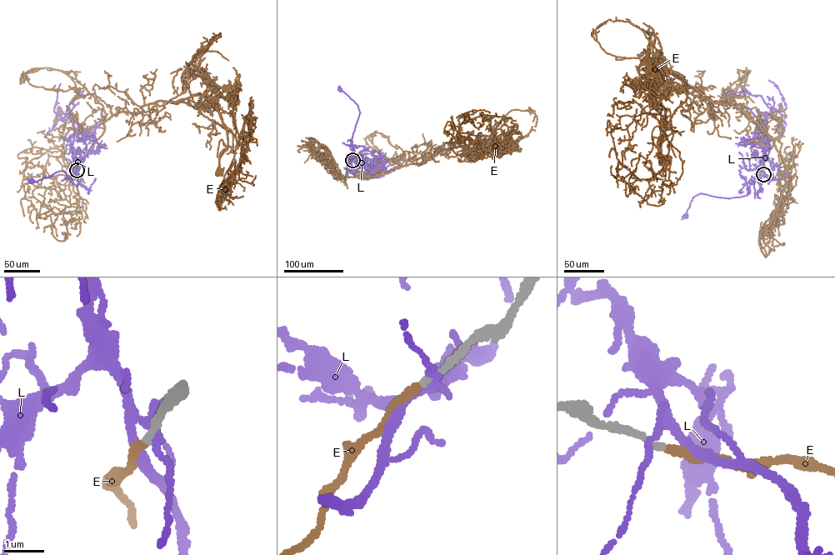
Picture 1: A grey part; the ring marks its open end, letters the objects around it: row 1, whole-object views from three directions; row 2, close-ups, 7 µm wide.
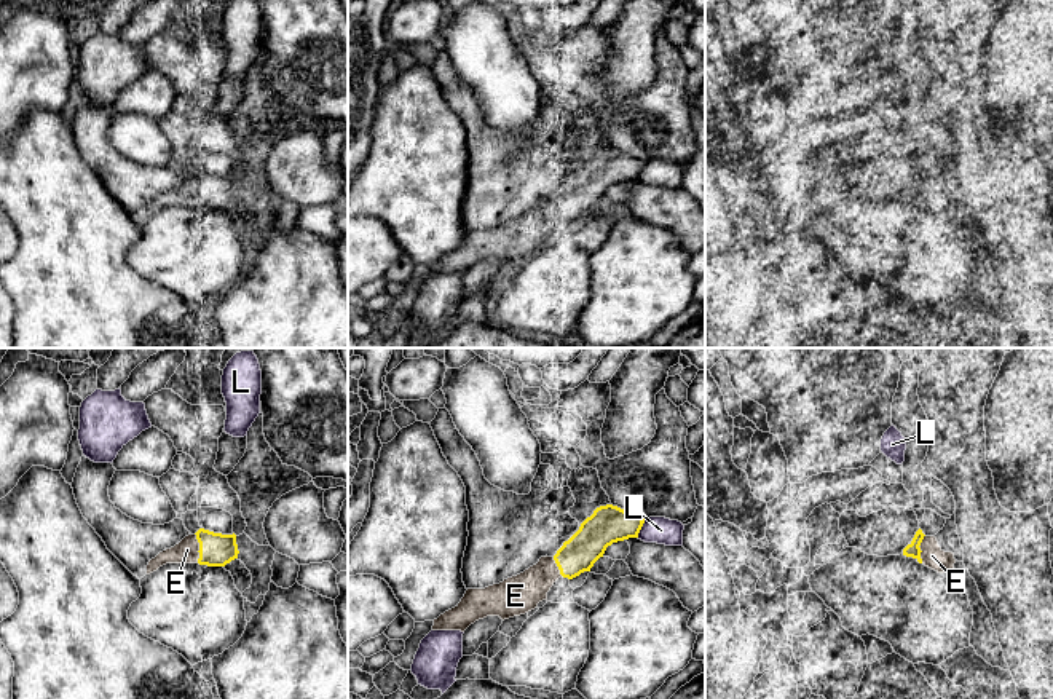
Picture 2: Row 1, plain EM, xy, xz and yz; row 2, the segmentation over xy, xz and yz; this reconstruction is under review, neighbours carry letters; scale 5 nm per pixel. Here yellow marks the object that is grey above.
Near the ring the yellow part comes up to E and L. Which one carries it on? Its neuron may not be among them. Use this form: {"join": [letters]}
{"join": ["E"]}

